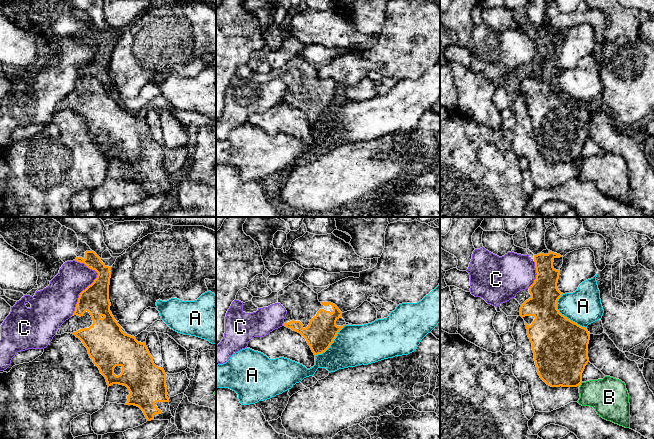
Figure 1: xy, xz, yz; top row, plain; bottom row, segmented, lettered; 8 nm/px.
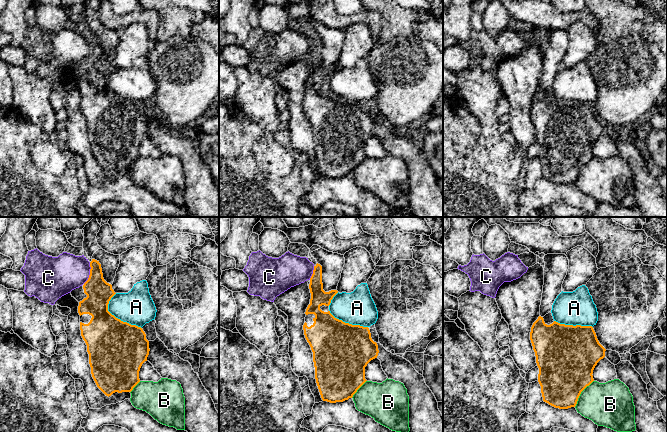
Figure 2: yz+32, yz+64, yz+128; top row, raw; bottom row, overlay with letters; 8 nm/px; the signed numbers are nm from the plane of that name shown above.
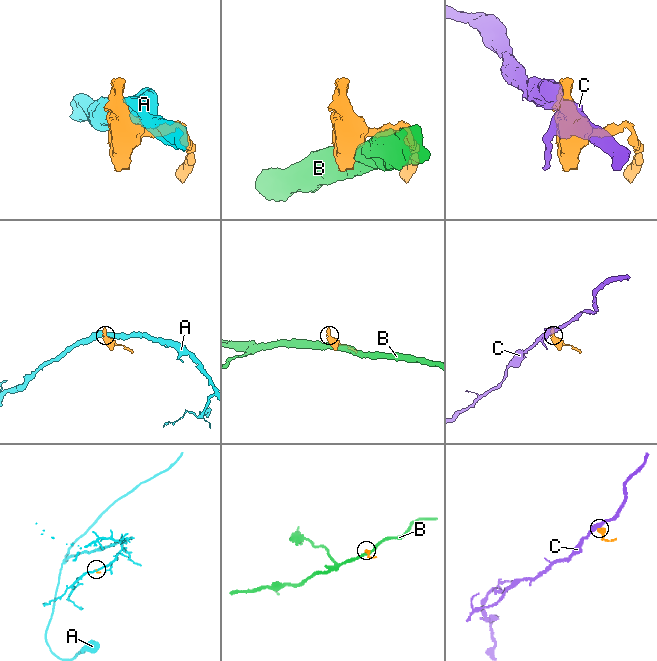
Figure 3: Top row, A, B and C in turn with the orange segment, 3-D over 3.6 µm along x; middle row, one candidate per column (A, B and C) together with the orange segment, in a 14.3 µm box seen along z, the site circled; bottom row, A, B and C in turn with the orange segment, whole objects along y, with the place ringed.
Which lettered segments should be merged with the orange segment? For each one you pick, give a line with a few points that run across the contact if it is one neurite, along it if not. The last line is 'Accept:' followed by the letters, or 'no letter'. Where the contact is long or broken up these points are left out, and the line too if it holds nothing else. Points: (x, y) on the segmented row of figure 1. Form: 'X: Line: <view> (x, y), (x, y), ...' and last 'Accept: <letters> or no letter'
Accept: no letter

